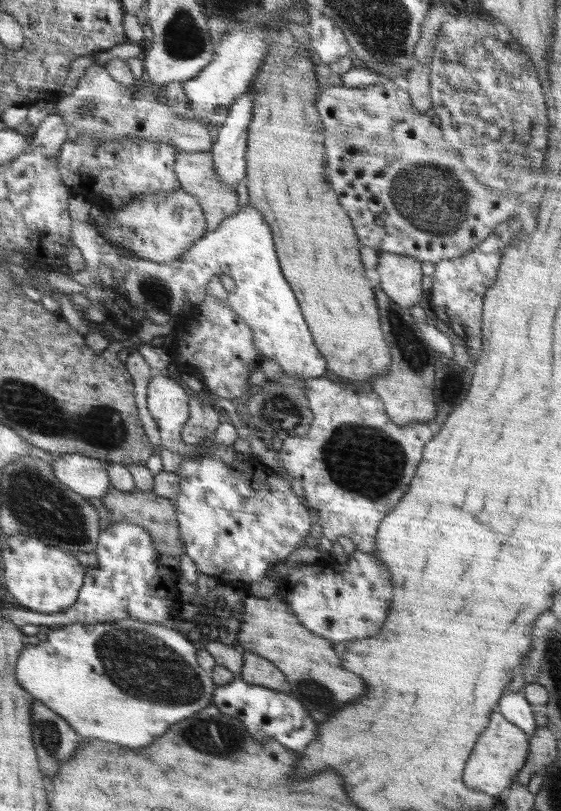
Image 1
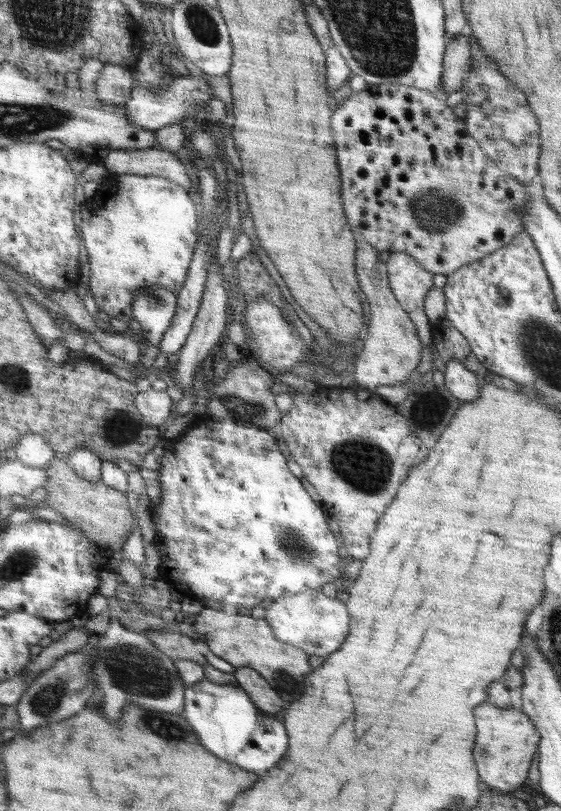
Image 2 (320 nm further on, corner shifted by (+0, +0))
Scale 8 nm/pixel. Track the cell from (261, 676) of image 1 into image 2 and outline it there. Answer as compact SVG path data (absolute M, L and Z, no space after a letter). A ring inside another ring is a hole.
M248 666L235 667L233 673L237 685L247 691L260 710L268 714L277 714L284 707L284 699L270 687L264 678Z

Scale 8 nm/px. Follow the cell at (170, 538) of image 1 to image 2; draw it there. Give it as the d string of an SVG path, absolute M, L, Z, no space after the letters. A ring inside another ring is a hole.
M54 458L47 468L47 481L43 486L46 490L44 502L60 512L66 520L80 530L95 544L109 552L119 550L132 532L136 523L131 514L128 495L121 490L112 488L102 481L92 482L80 478L72 467L63 459Z

